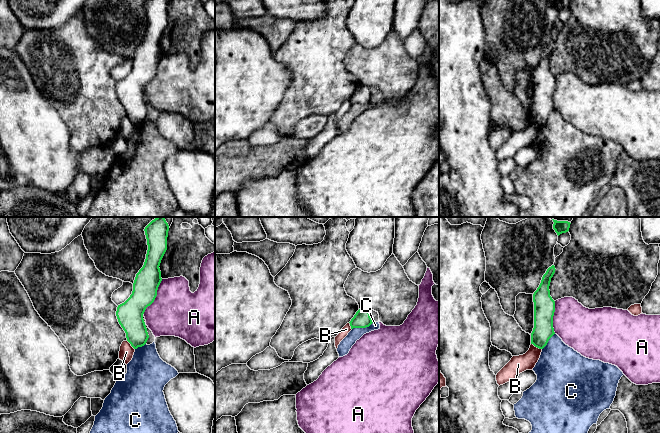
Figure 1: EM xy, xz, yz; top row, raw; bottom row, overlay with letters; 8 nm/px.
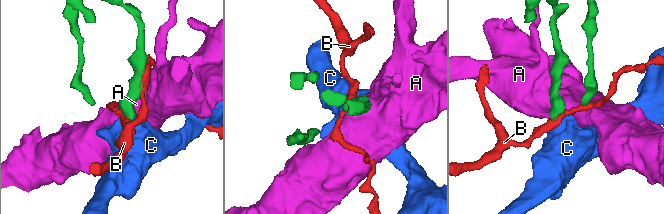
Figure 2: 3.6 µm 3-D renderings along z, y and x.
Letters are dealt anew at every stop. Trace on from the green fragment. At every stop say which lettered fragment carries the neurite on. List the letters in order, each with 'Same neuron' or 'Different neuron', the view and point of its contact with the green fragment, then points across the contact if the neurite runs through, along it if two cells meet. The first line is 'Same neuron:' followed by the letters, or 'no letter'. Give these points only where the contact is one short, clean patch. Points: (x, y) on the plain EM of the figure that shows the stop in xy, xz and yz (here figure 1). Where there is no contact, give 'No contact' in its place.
Same neuron: no letter
A: Different neuron. Touches green at xy (155, 73)
B: Different neuron. Touches green at yz (536, 122). Boundary: yz (531, 119), (541, 125)
C: Different neuron. Touches green at xz (362, 103). Boundary: xz (373, 98), (368, 102), (354, 103), (352, 105)

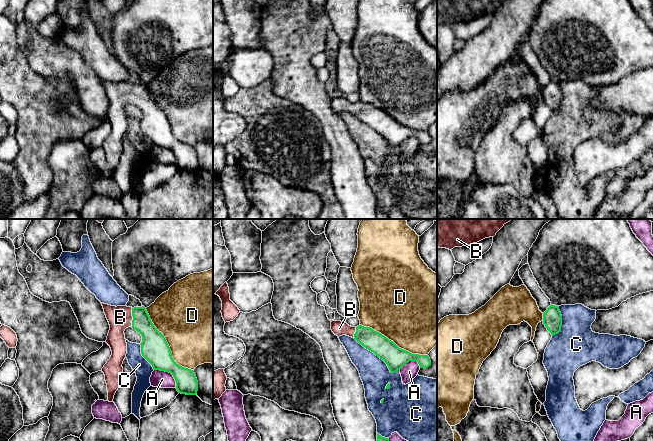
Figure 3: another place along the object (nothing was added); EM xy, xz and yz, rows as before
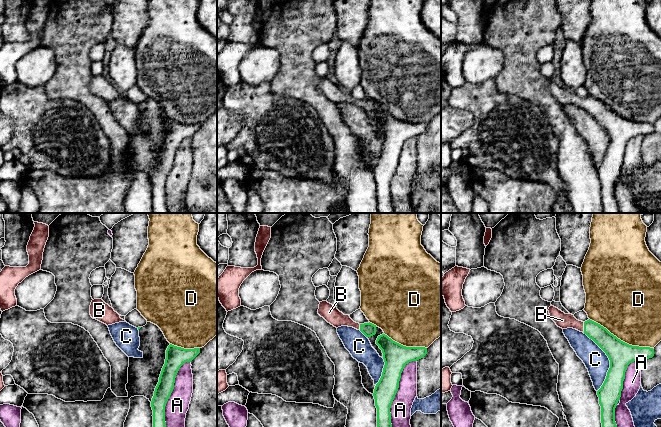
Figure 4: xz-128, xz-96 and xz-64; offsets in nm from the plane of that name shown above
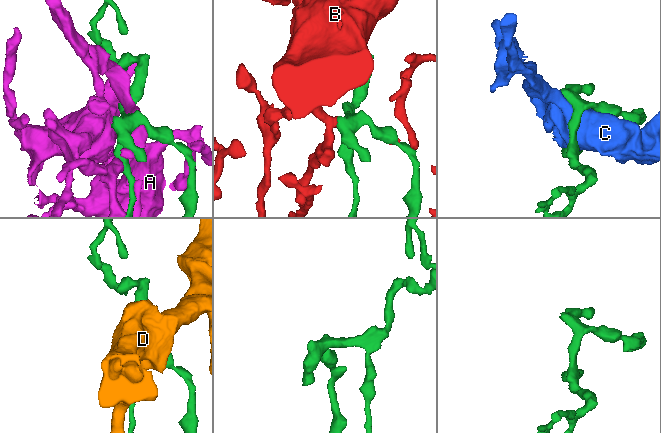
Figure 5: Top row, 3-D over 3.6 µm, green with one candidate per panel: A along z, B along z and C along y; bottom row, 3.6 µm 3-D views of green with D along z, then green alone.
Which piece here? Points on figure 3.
Same neuron: B
A: Different neuron. Touches green at xy (169, 148)
B: Same neuron. Touches green at xy (133, 93)
C: Different neuron. Touches green at xz (378, 132)
D: Different neuron. Touches green at xy (167, 119)

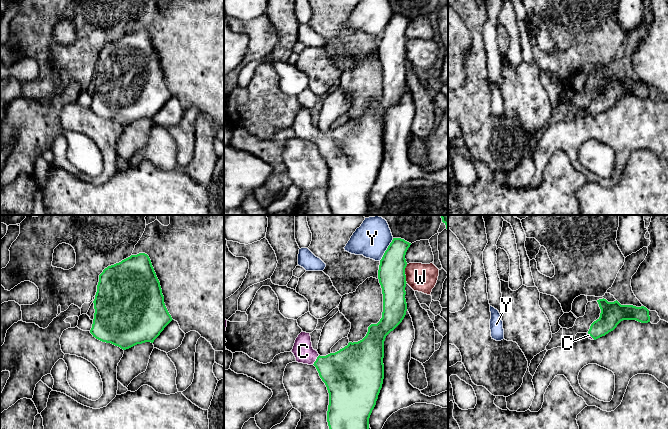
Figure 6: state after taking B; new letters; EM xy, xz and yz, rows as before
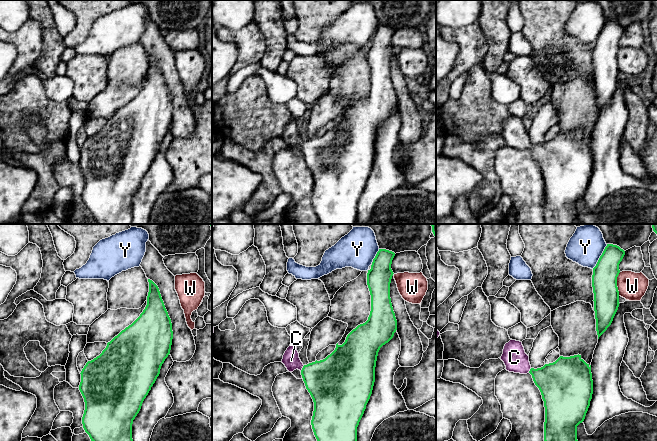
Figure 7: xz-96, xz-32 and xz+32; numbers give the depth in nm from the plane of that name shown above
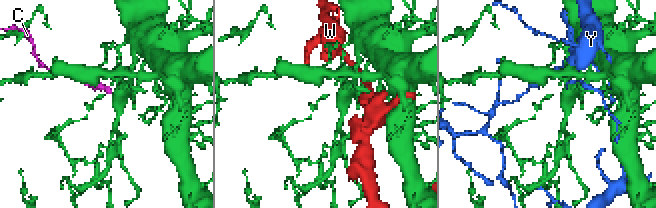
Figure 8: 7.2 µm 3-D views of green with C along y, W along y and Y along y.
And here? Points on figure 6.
Same neuron: C
C: Same neuron. Touches green at xz (316, 136). Path across: xz (344, 148), (316, 136), (303, 127)
W: Different neuron. Touches green at xz (404, 49)
Y: Different neuron. Touches green at xz (387, 25)

